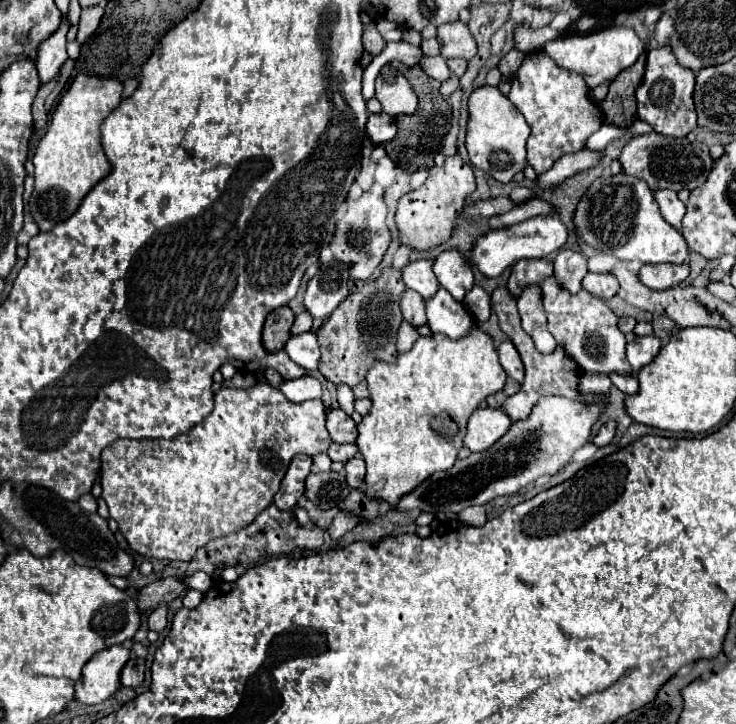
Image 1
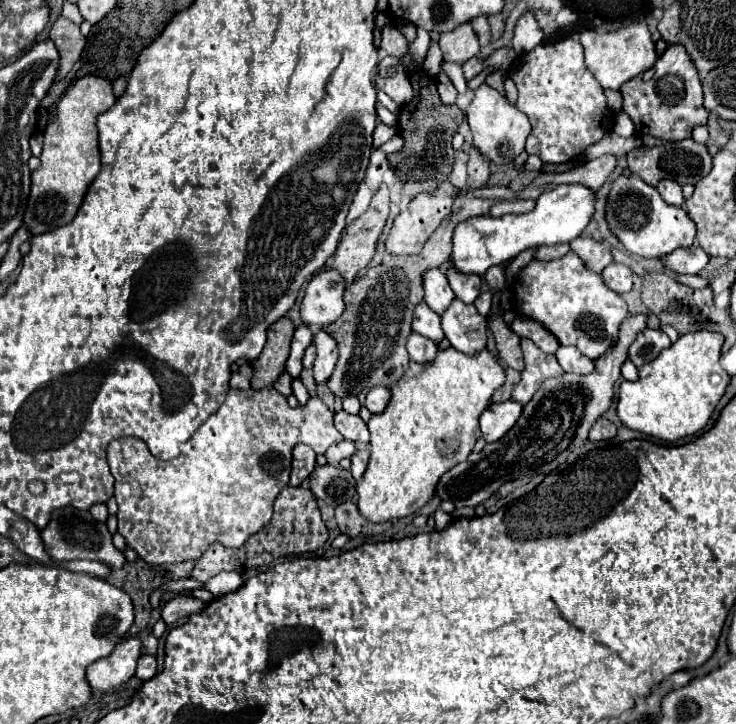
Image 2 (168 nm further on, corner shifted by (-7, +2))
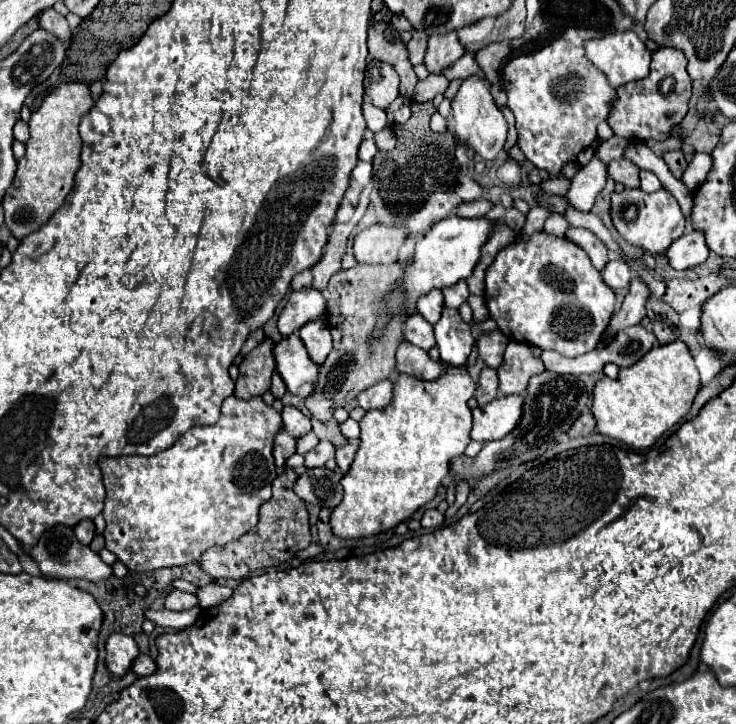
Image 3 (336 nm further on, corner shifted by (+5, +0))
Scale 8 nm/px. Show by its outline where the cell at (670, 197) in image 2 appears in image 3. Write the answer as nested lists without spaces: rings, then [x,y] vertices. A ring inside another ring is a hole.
[[[640,171],[640,181],[642,181],[640,189],[646,191],[646,193],[654,193],[656,189],[662,189],[660,179],[654,173],[650,173],[650,171]]]

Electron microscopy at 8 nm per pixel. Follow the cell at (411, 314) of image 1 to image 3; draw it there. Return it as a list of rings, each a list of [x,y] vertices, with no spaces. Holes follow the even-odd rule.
[[[414,313],[412,317],[406,319],[406,323],[404,323],[404,337],[410,343],[414,343],[420,349],[424,349],[424,351],[428,351],[430,347],[436,345],[432,325],[420,313]]]

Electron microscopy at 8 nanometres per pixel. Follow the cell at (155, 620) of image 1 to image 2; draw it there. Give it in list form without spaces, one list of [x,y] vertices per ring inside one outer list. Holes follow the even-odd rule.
[[[174,595],[162,609],[162,619],[166,625],[172,625],[192,613],[200,613],[206,607],[204,601],[196,599],[194,595]]]

